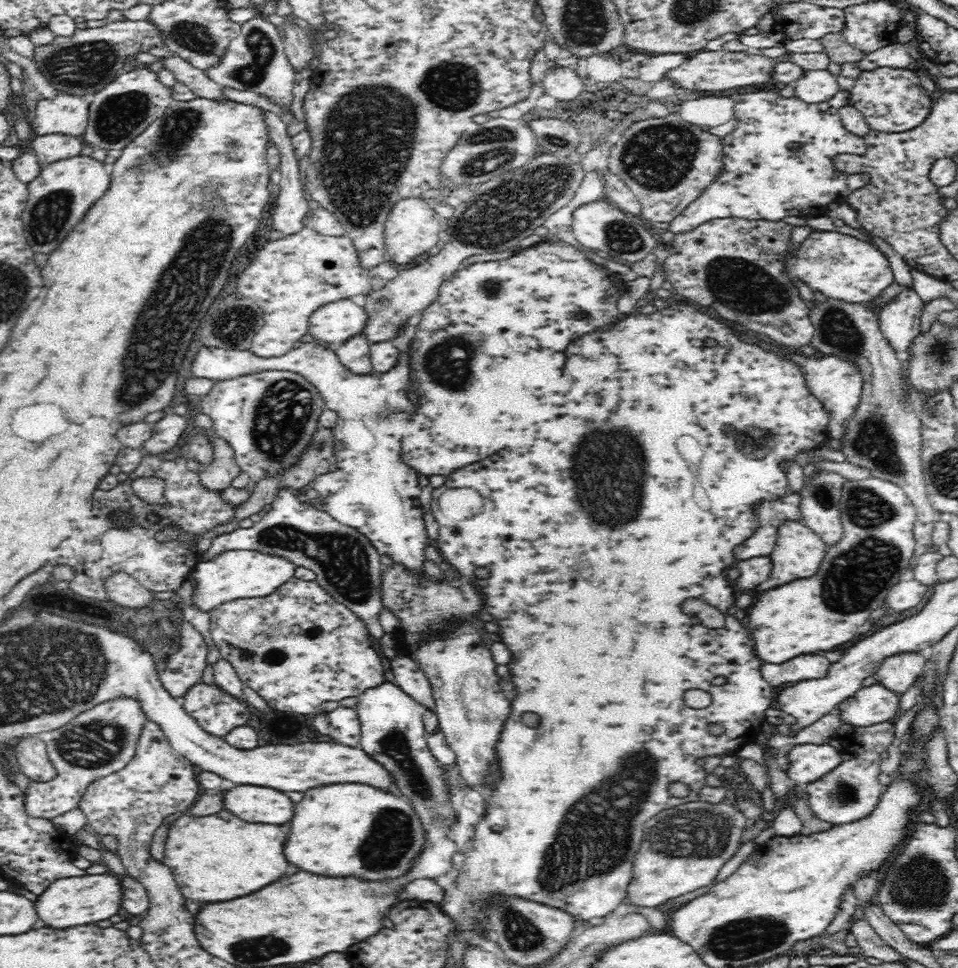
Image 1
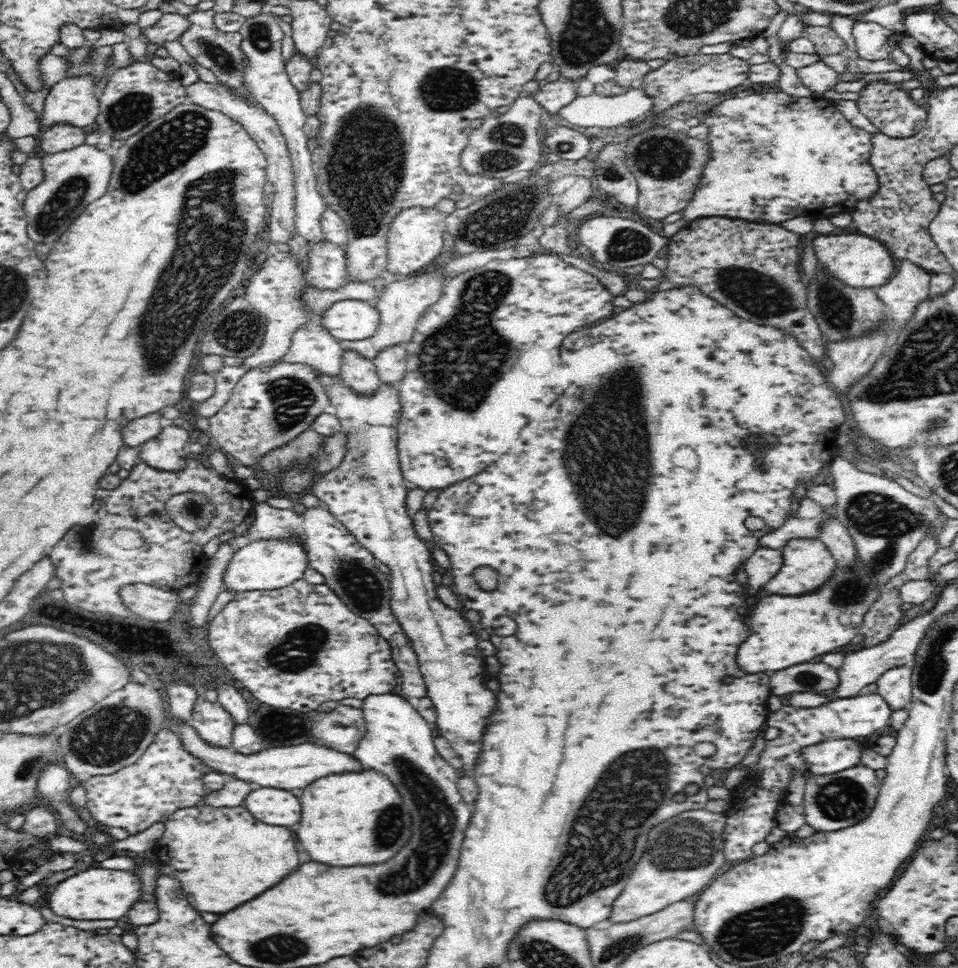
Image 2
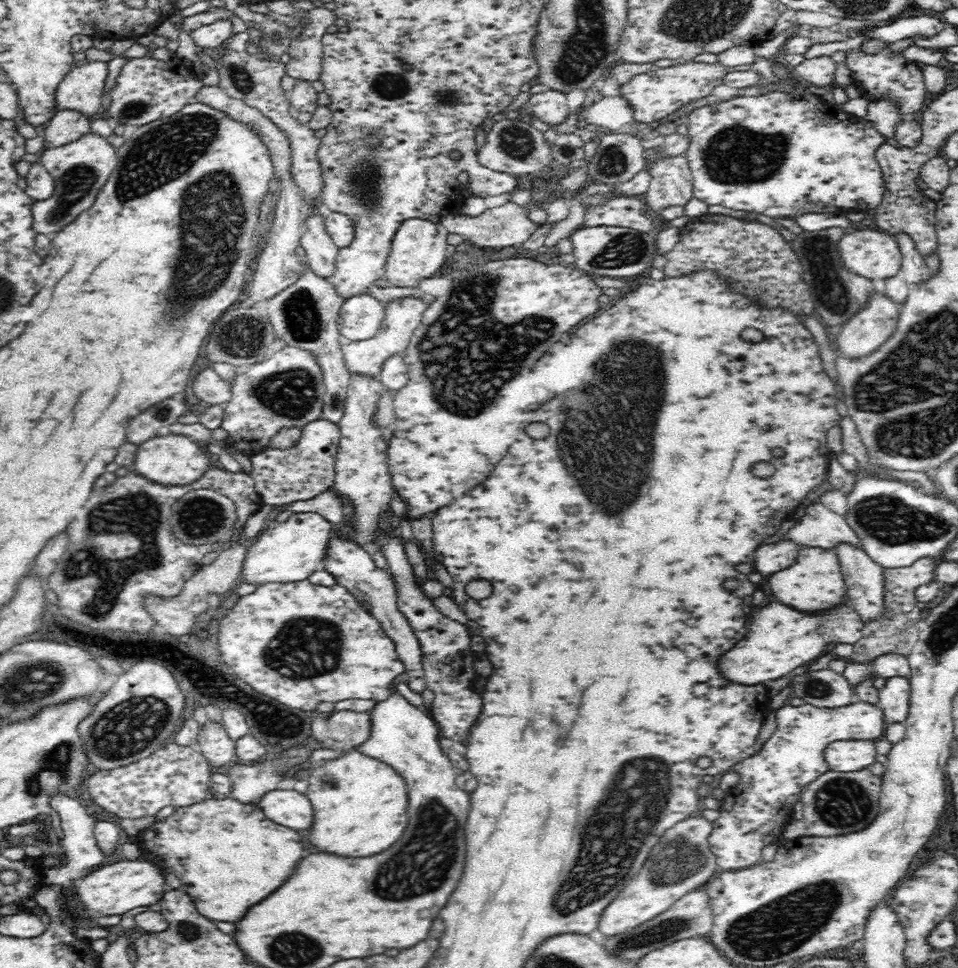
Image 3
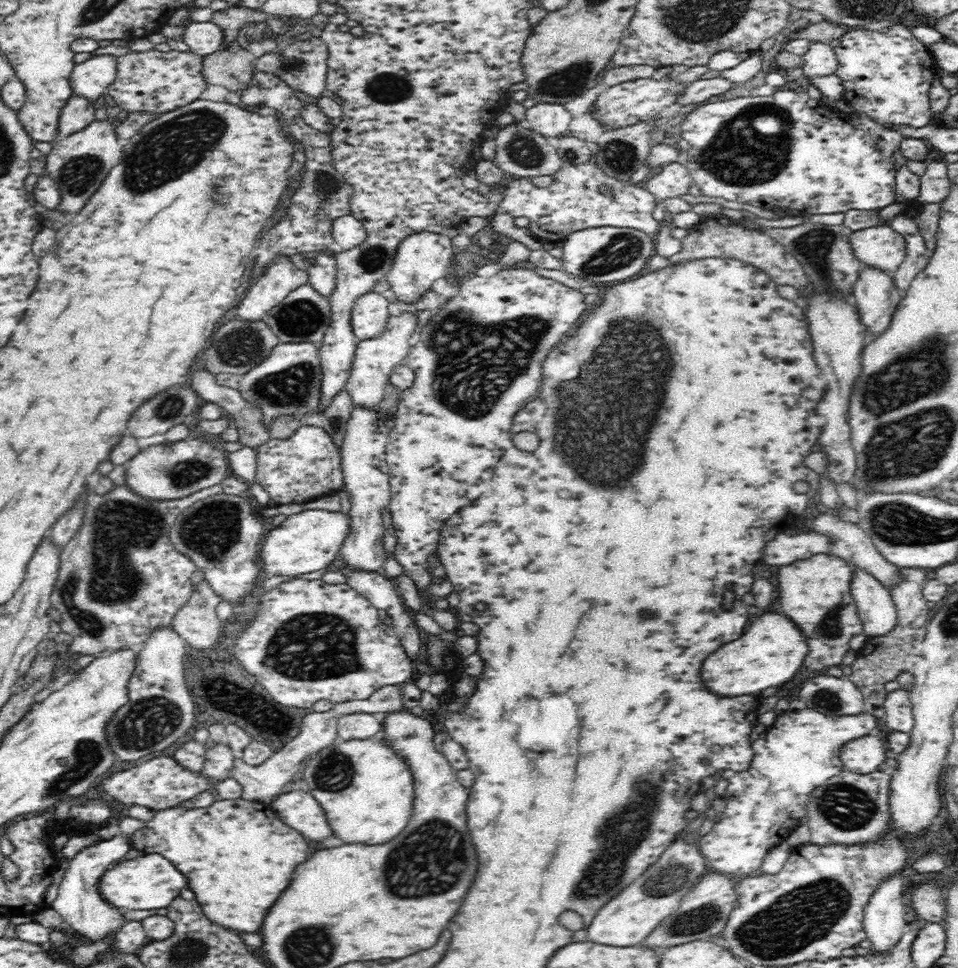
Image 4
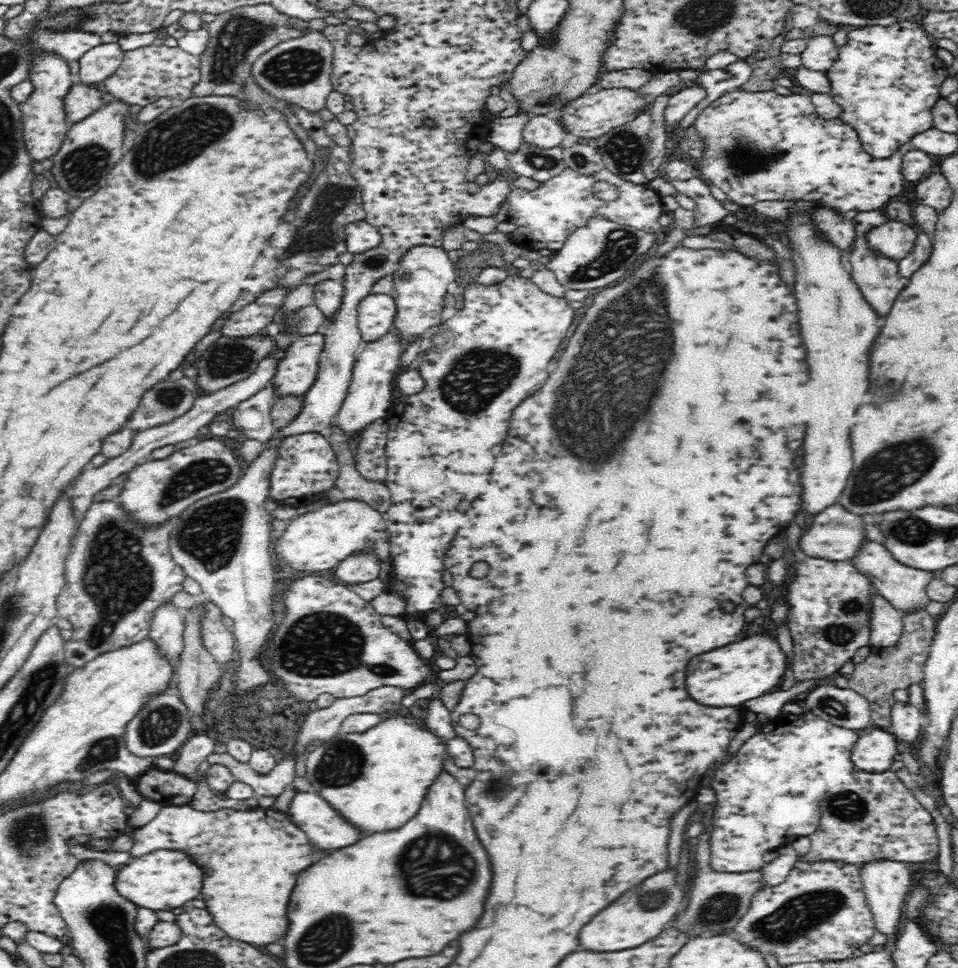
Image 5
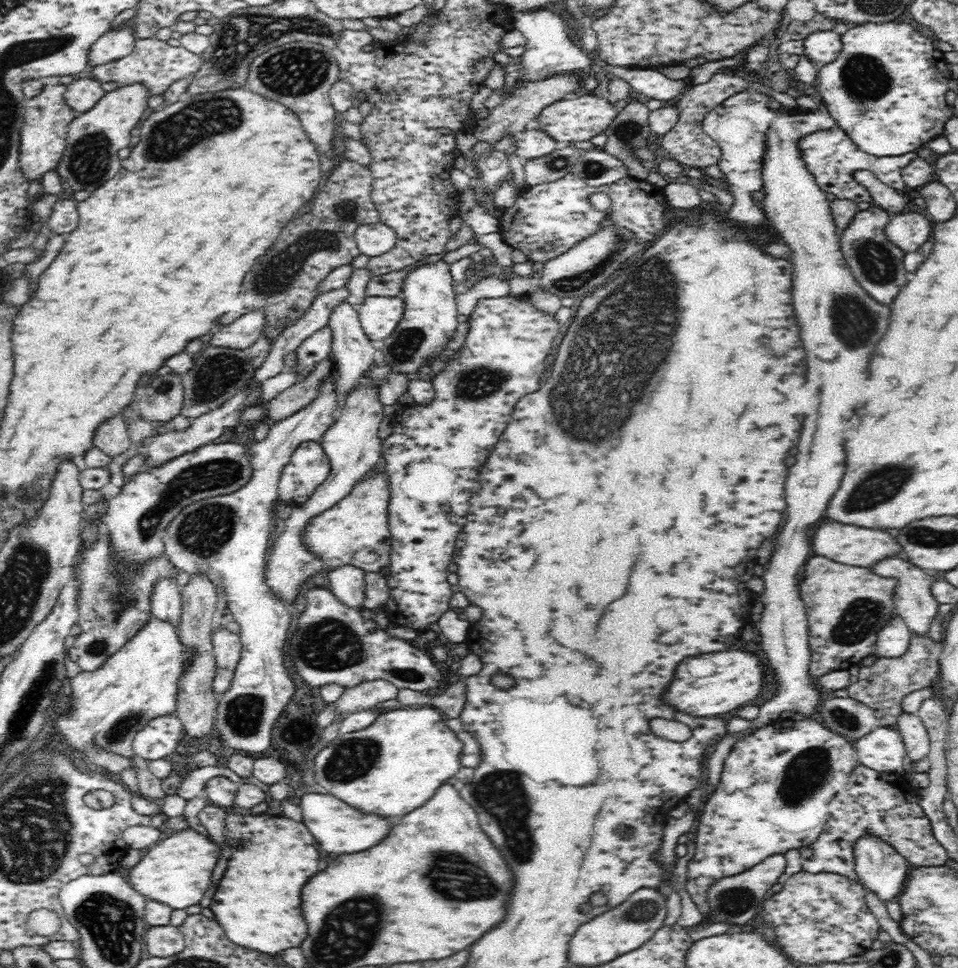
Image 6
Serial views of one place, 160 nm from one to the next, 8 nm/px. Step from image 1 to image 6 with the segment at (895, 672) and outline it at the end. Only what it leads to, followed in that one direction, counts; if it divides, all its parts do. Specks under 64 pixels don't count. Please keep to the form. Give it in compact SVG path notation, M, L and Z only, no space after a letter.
M902 711L897 716L894 728L899 731L902 737L908 758L916 762L930 753L928 729L916 713Z

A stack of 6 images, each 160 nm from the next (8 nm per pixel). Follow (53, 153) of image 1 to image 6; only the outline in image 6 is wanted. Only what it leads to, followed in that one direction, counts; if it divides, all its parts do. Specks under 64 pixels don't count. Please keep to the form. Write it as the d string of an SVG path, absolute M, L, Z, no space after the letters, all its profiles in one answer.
M82 78L67 84L64 100L76 114L82 114L94 108L98 101L106 94L100 81Z

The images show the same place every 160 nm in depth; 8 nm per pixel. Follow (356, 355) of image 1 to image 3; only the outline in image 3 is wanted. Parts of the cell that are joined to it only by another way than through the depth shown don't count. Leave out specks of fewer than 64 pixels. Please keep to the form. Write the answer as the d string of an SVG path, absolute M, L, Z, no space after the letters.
M350 372L344 416L338 424L341 437L335 462L335 480L331 489L354 504L355 542L371 551L372 538L374 532L378 531L380 516L389 508L392 493L395 491L386 465L386 444L380 429L372 423L372 416L377 411L376 404L383 390L384 386L378 378L362 375L360 372Z

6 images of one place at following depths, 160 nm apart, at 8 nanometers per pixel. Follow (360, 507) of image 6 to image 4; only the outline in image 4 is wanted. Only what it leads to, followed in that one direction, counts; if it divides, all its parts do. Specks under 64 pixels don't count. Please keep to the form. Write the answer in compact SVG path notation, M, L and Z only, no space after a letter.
M306 510L288 515L280 525L264 535L260 559L263 576L288 576L298 578L302 574L322 570L326 564L339 558L338 550L350 532L349 515L326 510Z

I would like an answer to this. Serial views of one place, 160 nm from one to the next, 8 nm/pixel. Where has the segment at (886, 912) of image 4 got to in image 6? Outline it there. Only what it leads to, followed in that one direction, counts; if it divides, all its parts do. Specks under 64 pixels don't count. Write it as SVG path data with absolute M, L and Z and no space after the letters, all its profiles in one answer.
M864 835L858 839L855 842L854 850L855 871L864 888L876 894L884 904L897 900L909 876L909 862L896 849L874 835Z

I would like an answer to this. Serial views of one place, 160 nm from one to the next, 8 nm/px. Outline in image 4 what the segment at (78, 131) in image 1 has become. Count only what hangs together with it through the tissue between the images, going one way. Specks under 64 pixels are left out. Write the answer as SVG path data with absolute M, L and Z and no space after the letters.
M93 56L85 62L75 65L74 71L72 72L70 78L72 95L84 97L84 99L88 99L88 101L92 102L93 104L101 103L102 95L107 92L107 86L114 82L116 76L117 63L115 56Z

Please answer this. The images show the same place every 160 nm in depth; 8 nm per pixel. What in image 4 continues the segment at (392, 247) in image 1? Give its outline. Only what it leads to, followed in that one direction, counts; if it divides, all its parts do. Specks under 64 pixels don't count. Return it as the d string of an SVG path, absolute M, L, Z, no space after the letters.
M412 232L400 240L399 247L392 260L391 267L386 274L386 281L390 284L389 294L393 294L402 302L414 302L424 292L430 291L434 282L440 278L448 277L450 262L454 258L452 242L444 232Z

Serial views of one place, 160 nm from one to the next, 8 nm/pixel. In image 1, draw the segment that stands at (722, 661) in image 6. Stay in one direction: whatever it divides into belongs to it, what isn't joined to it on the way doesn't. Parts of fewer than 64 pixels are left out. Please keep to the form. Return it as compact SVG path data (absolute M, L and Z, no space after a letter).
M868 477L860 481L850 480L844 485L839 505L842 523L842 536L834 545L828 545L826 554L816 576L794 580L782 584L768 592L762 592L748 614L748 628L754 640L756 654L764 662L782 664L798 654L816 654L824 650L834 650L840 644L854 640L862 634L862 626L875 610L878 610L892 586L900 582L900 577L910 570L917 546L914 524L917 513L912 502L898 485Z

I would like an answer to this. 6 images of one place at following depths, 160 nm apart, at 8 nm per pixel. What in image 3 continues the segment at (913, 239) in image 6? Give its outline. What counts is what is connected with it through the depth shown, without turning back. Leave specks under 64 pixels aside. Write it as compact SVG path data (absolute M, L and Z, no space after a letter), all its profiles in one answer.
M856 228L854 232L842 236L838 240L836 248L840 253L840 262L842 262L844 269L863 276L867 280L888 279L900 270L900 249L897 240L894 236L876 228Z

